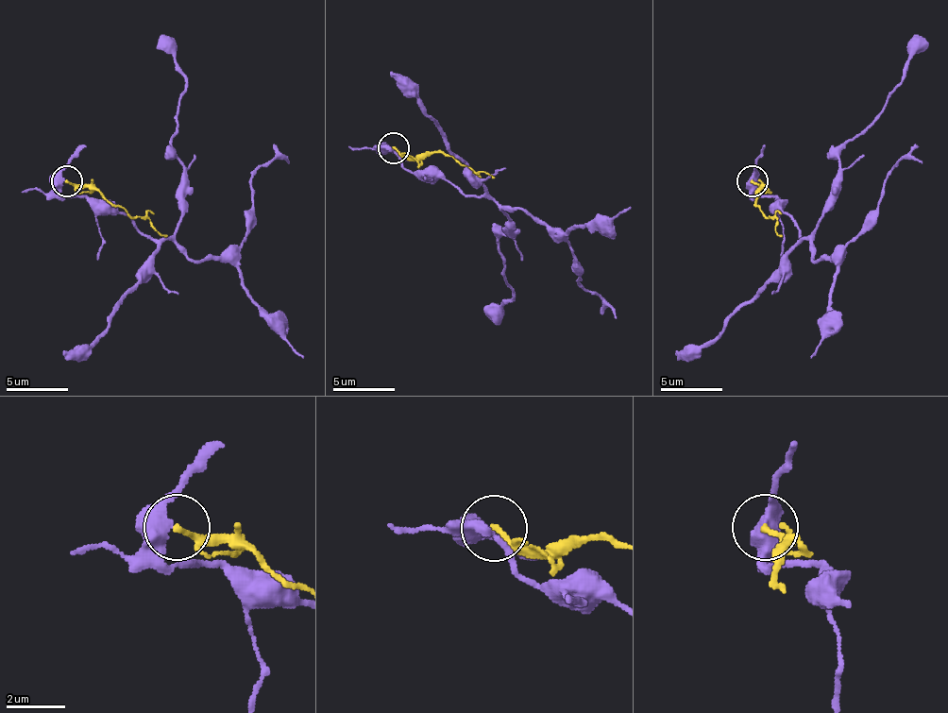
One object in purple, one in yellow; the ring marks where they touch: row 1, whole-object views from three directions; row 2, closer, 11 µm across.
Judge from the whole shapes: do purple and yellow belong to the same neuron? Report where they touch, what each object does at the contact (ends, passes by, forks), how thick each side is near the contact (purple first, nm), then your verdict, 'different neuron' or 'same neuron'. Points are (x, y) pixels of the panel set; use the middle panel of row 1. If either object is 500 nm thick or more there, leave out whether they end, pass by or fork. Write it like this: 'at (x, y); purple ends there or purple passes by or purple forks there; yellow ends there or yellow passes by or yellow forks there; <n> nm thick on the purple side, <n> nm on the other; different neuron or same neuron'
at (394, 148); purple forks there; yellow ends there; 360 nm thick on the purple side, 190 nm on the other; different neuron

